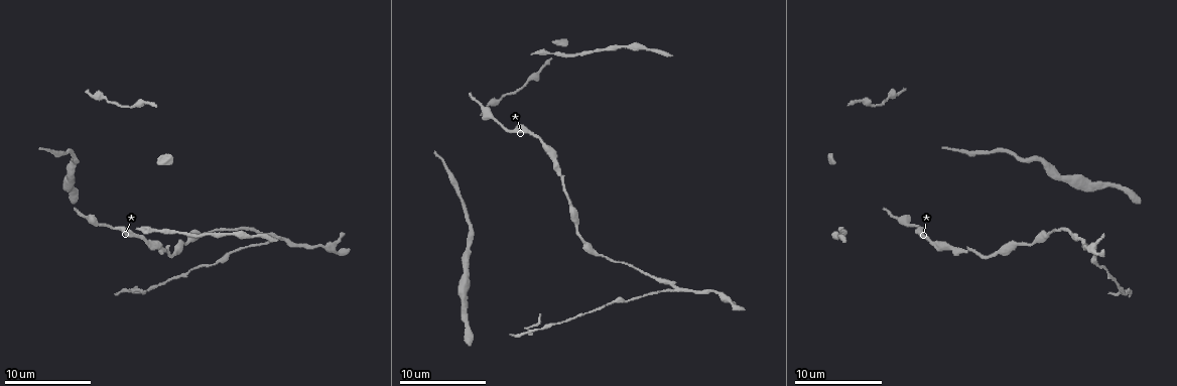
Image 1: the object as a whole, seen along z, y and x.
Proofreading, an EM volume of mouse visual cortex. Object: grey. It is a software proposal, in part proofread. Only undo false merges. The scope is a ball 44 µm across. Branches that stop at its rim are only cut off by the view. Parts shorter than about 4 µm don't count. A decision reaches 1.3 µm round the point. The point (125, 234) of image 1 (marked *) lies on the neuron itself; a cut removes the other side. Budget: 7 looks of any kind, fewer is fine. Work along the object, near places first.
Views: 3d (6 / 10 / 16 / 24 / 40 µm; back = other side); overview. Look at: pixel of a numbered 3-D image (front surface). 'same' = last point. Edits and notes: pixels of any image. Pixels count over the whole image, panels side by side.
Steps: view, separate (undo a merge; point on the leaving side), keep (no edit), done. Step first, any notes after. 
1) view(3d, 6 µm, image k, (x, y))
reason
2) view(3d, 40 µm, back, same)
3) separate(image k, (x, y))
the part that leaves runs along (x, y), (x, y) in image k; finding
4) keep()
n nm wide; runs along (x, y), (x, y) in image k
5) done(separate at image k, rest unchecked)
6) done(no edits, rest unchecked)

view(3d, 10 µm, image 1, (597, 253))
sudden change in width

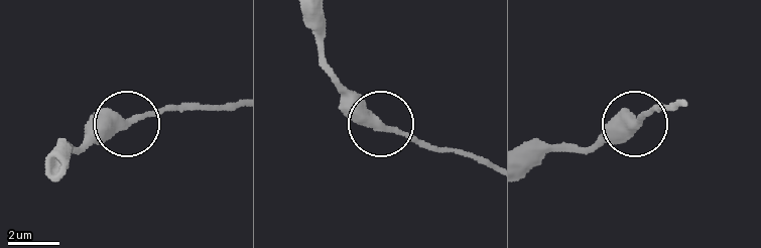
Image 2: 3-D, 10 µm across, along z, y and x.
view(3d, 6 µm, image 2, (130, 119))
zoom in

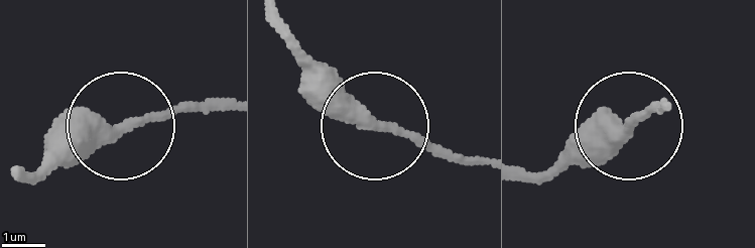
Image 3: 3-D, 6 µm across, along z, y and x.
keep()
runs along (18, 181), (46, 178), (133, 124), (231, 106) in image 3; continuous, no second neuron

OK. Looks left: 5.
view(3d, 10 µm, image 1, (577, 222))
thick turns thin

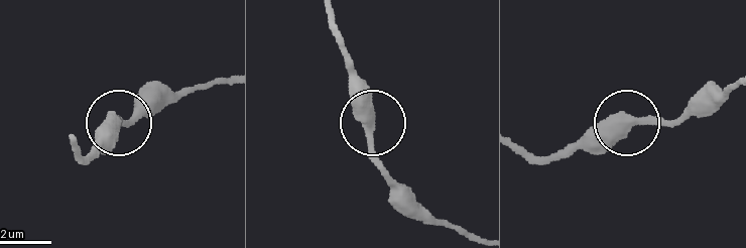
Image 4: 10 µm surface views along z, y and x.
view(3d, 10 µm, back, image 4, (368, 123))
other side

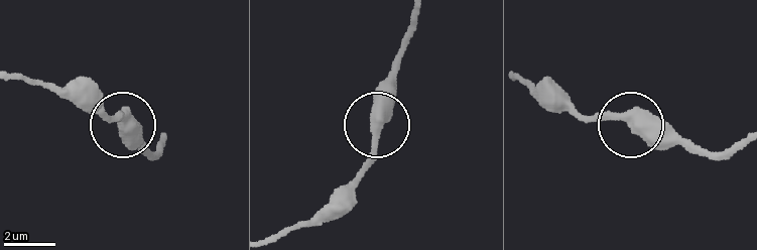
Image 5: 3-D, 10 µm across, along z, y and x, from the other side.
keep()
450 nm wide; runs along (413, 18), (392, 103), (375, 129), (372, 161), (357, 185) in image 5; one neuron here

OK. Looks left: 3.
view(3d, 6 µm, image 1, (670, 291))
branch point

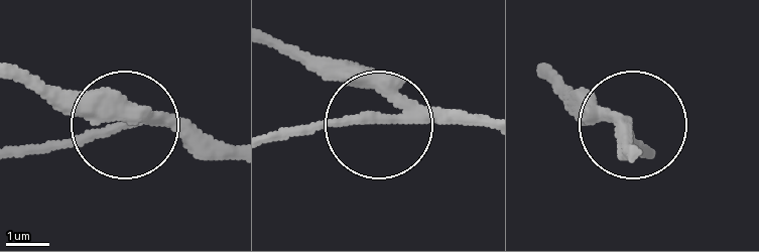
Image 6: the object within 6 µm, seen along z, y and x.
separate(image 6, (81, 146))
the part that leaves runs along (393, 120), (277, 130) in image 6; two neurons meet here

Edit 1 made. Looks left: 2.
done(separate at image 6, rest unchecked)

